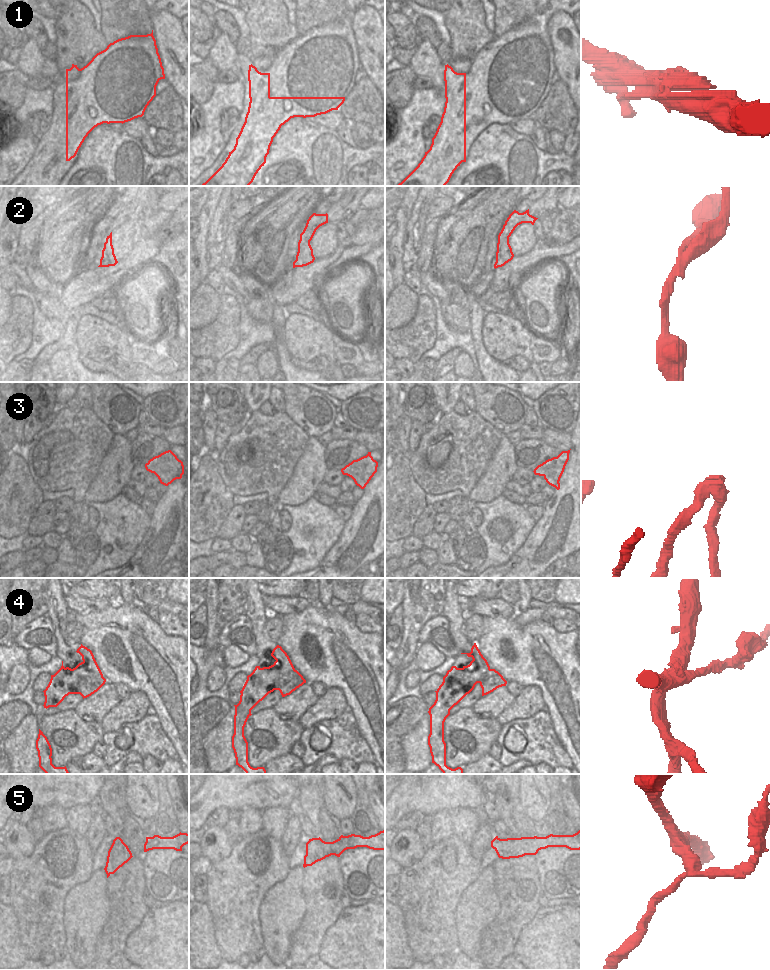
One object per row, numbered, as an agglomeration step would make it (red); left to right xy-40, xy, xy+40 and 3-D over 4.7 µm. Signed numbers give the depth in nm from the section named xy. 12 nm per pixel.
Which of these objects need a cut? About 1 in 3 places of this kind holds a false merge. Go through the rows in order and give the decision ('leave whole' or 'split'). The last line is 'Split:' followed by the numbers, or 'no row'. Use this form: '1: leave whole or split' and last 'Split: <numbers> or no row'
1: leave whole
2: split
3: split
4: split
5: split
Split: 2, 3, 4, 5

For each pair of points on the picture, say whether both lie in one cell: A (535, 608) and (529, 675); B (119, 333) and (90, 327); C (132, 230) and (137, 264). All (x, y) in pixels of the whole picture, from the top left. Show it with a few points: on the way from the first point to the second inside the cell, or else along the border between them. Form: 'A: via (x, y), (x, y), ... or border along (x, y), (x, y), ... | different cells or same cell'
A: border along (514, 616), (521, 625), (540, 618) | different cells
B: via (112, 333), (99, 333), (97, 331) | same cell
C: border along (141, 242), (135, 253), (118, 262) | different cells

